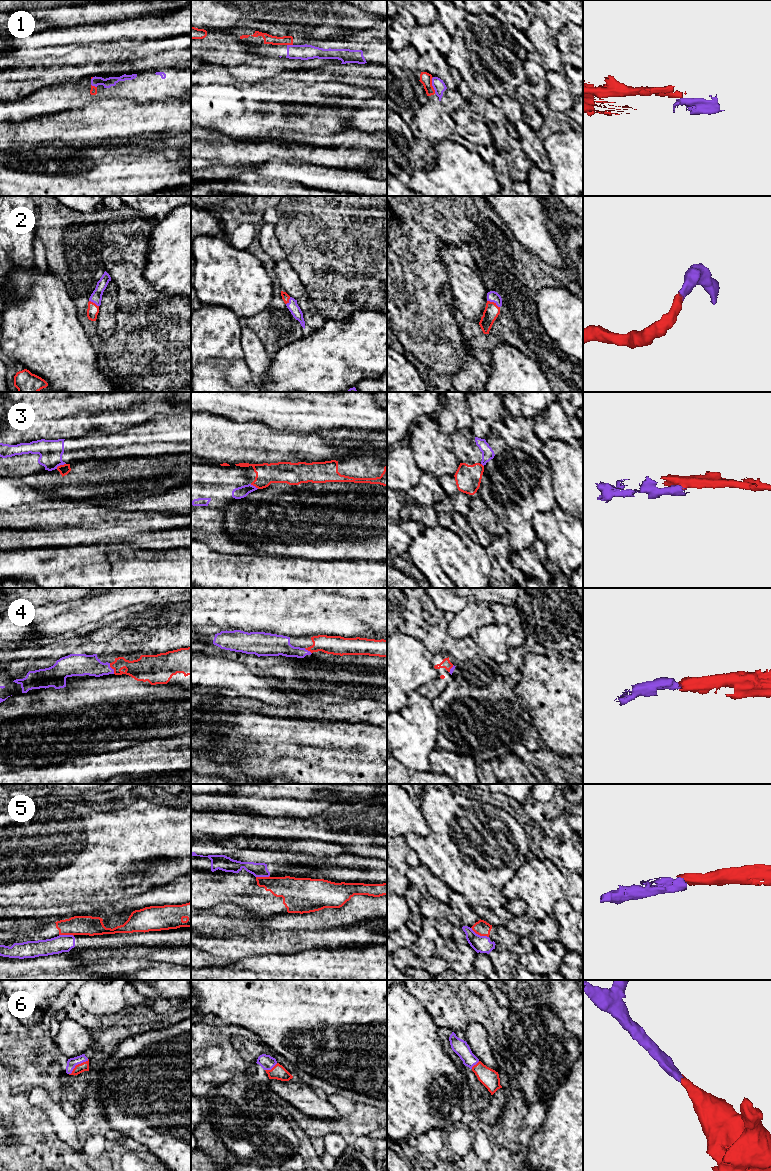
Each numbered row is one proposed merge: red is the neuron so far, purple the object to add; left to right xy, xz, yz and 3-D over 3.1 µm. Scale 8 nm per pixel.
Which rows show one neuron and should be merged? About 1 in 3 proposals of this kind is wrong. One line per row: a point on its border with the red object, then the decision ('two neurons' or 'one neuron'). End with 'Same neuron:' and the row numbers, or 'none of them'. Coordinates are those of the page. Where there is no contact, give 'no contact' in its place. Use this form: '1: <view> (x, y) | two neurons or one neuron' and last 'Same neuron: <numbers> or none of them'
1: yz (431, 85) | one neuron
2: yz (493, 302) | one neuron
3: xy (60, 465) | two neurons
4: xy (111, 667) | one neuron
5: yz (479, 934) | two neurons
6: xy (78, 1064) | one neuron
Same neuron: 1, 2, 4, 6

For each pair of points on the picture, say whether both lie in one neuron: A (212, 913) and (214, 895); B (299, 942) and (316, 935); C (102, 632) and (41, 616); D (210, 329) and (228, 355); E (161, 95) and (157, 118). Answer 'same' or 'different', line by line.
A: different
B: same
C: different
D: same
E: different

